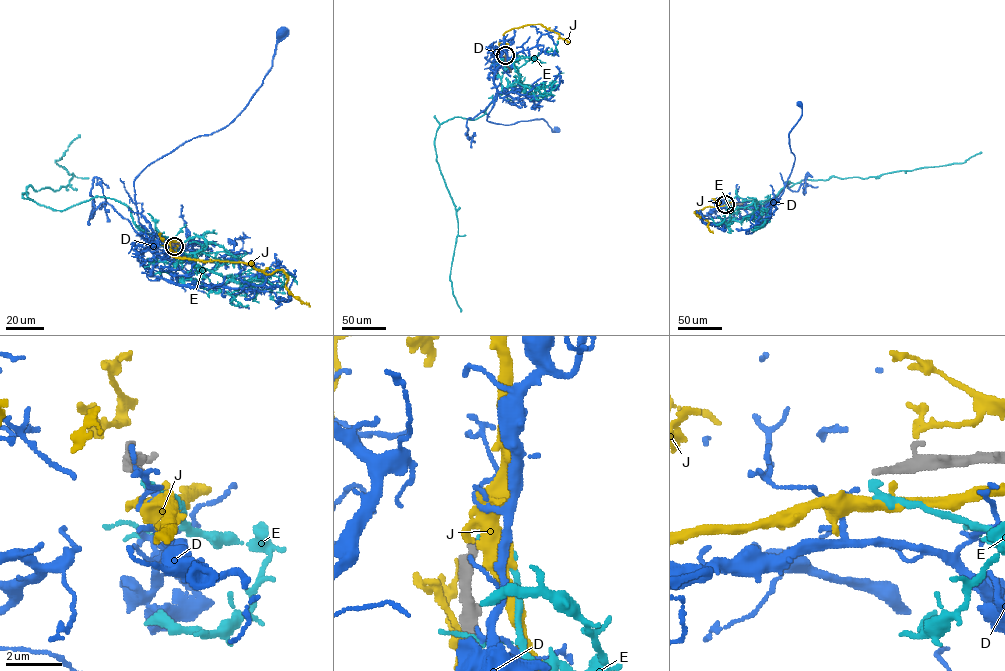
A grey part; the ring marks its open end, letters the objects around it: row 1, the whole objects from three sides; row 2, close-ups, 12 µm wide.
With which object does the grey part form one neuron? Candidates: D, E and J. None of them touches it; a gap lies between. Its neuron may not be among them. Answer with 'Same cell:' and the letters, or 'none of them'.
Same cell: none of them

